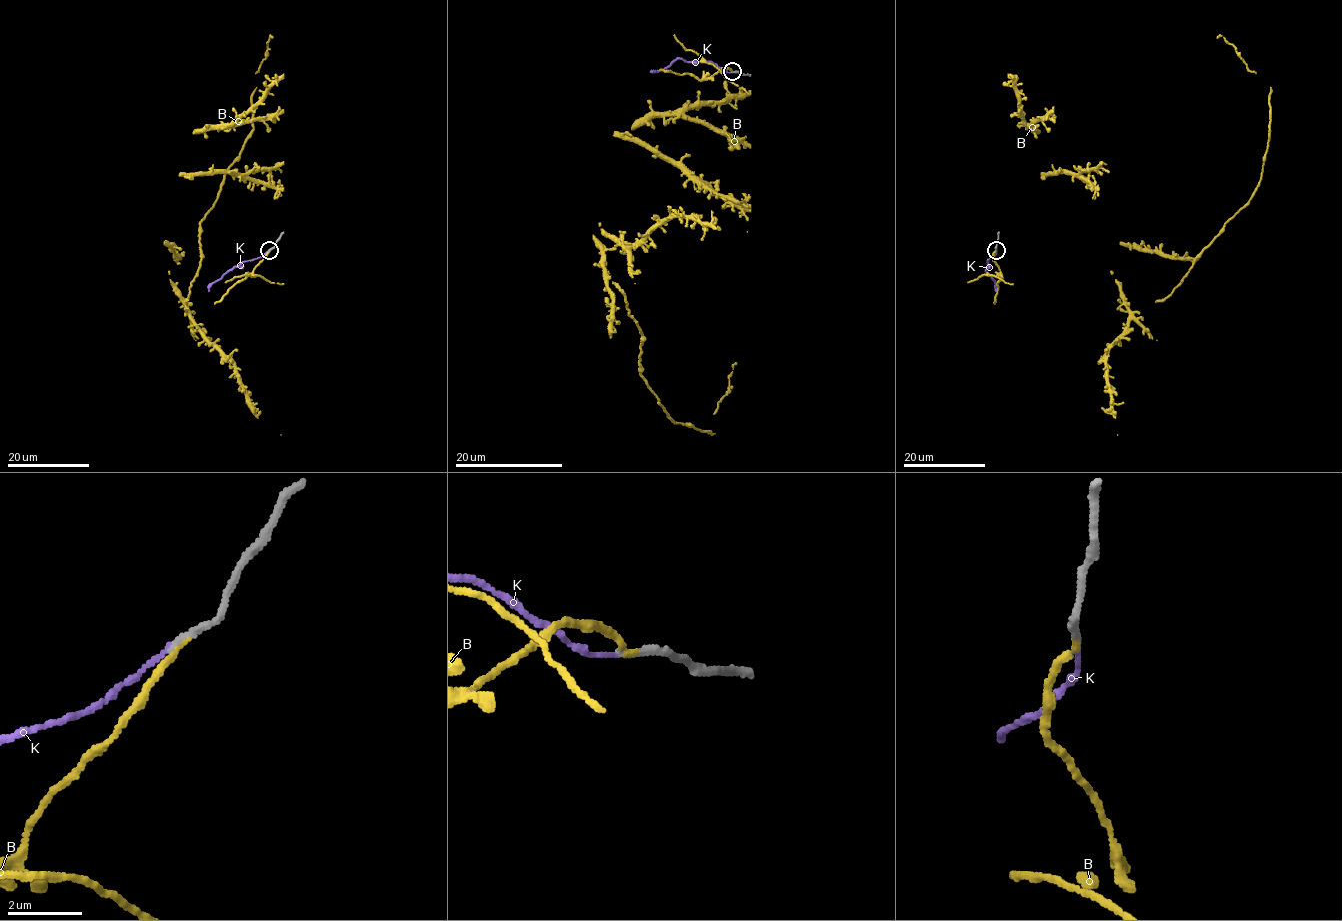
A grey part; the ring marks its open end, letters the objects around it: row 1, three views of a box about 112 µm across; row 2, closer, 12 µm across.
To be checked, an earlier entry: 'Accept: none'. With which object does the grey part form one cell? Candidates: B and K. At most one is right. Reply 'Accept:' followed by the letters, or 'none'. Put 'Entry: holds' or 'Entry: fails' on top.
Entry: fails
Accept: B

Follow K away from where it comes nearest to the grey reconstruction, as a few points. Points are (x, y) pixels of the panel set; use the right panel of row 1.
K: (996, 250), (988, 260), (986, 270), (995, 281), (996, 291)

